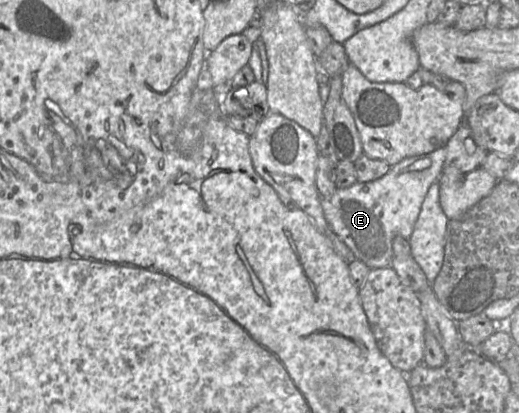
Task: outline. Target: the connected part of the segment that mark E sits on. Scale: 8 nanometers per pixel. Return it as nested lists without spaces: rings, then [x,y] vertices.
[[[444,146],[428,154],[405,158],[390,166],[389,171],[377,180],[356,182],[347,188],[337,188],[330,197],[321,199],[324,217],[329,227],[352,251],[356,260],[362,261],[370,269],[391,265],[393,239],[396,236],[406,240],[410,238],[428,189],[439,179],[444,169],[446,154],[447,150]]]

